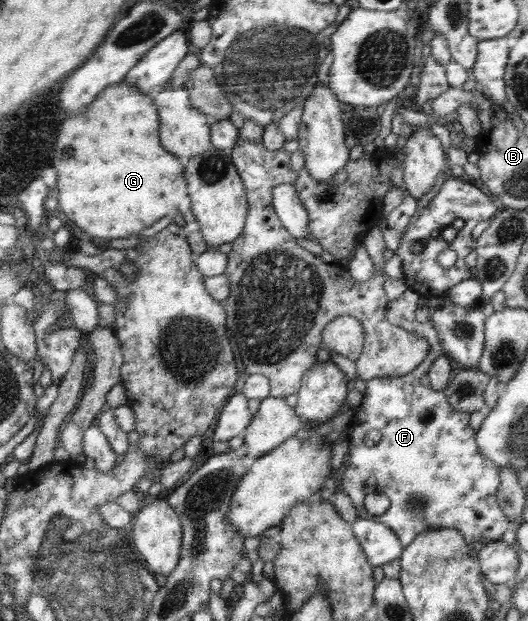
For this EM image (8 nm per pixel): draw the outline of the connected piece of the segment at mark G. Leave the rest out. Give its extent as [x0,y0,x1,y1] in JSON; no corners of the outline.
[54,80,191,243]

